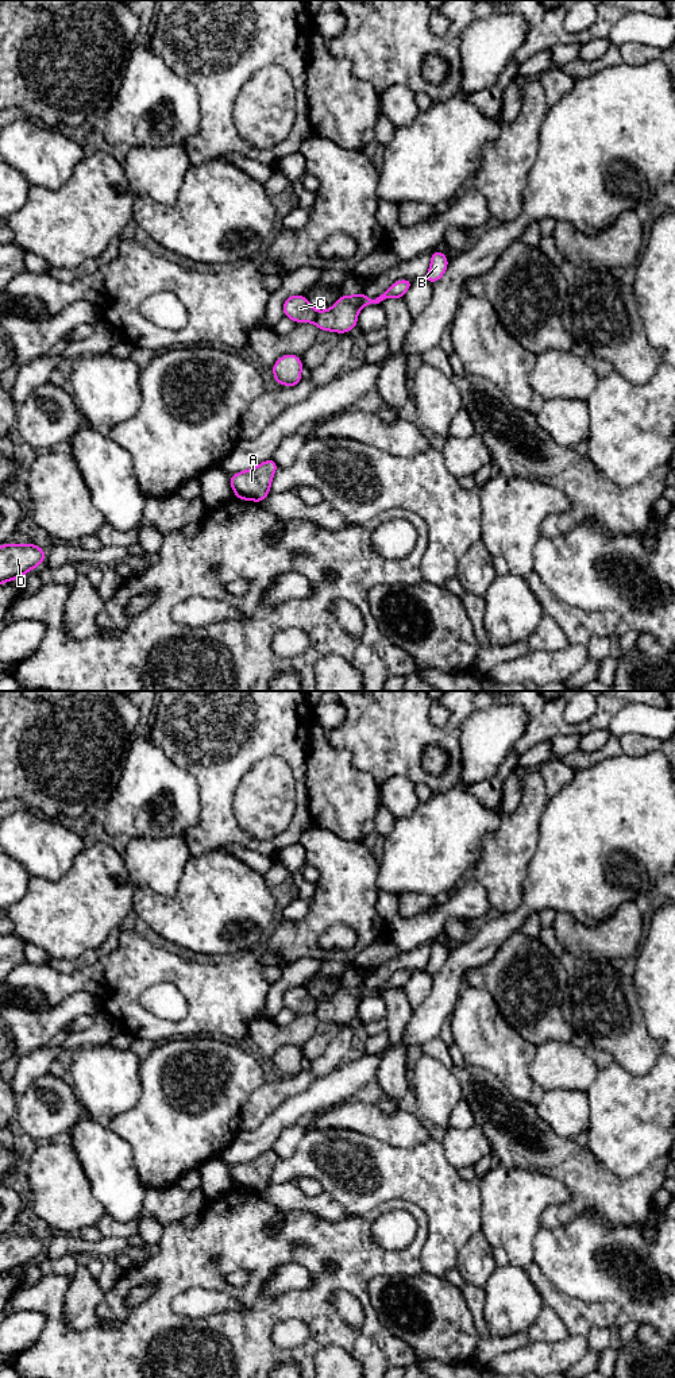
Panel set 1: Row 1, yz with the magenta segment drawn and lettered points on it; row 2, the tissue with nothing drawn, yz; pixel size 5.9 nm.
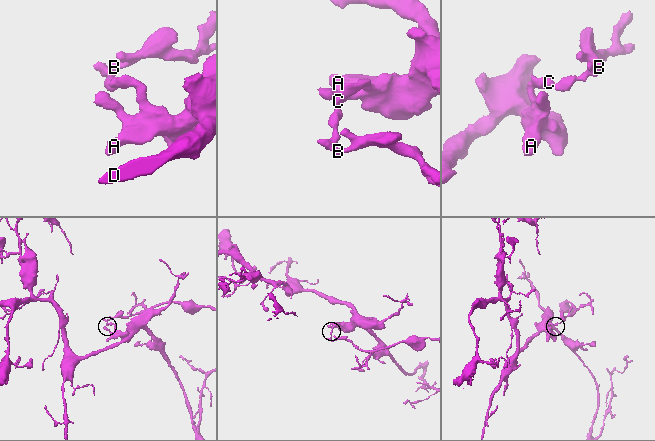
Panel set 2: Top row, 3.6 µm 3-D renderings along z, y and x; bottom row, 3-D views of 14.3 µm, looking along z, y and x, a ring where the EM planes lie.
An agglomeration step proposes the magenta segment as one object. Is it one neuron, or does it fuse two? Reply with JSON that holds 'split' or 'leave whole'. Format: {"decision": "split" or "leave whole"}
{"decision": "split"}

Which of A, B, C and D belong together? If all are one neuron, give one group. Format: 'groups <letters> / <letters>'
groups A C D / B

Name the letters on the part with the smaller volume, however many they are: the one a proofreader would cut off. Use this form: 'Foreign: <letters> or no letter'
Foreign: B

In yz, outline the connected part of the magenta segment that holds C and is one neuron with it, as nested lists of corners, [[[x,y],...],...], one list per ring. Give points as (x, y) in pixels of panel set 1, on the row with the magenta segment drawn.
[[[296,294],[284,301],[284,316],[294,323],[313,323],[317,317],[317,310],[302,294]]]

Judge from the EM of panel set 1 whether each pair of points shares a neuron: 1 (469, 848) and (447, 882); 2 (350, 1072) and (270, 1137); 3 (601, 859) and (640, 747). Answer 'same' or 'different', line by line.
1: same
2: same
3: different

